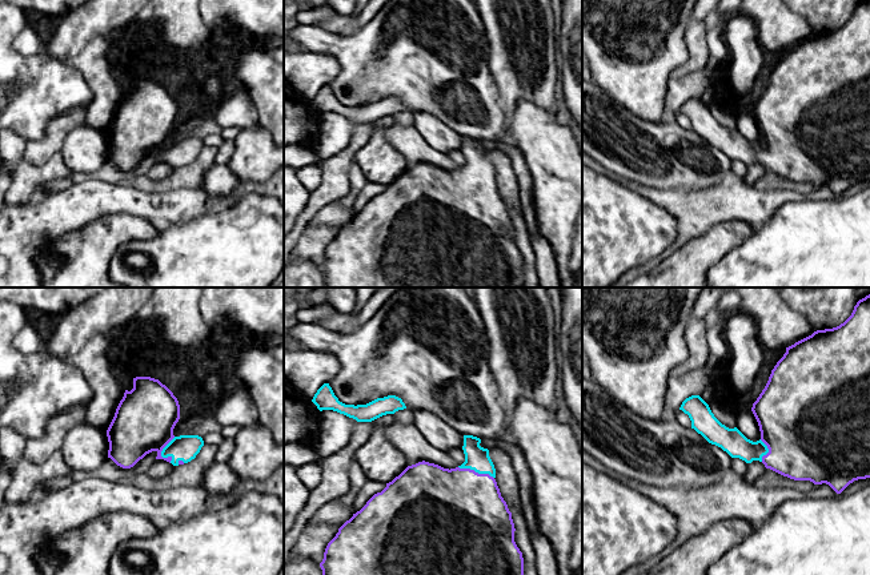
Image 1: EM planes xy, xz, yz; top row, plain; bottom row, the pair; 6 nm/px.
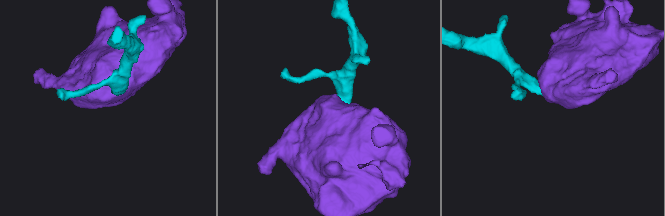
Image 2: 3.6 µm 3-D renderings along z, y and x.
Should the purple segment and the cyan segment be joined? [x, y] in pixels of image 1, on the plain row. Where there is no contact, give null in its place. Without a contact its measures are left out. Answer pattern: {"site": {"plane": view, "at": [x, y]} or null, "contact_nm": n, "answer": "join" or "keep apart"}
{"site": {"plane": "xy", "at": [160, 155]}, "contact_nm": 160, "answer": "join"}

